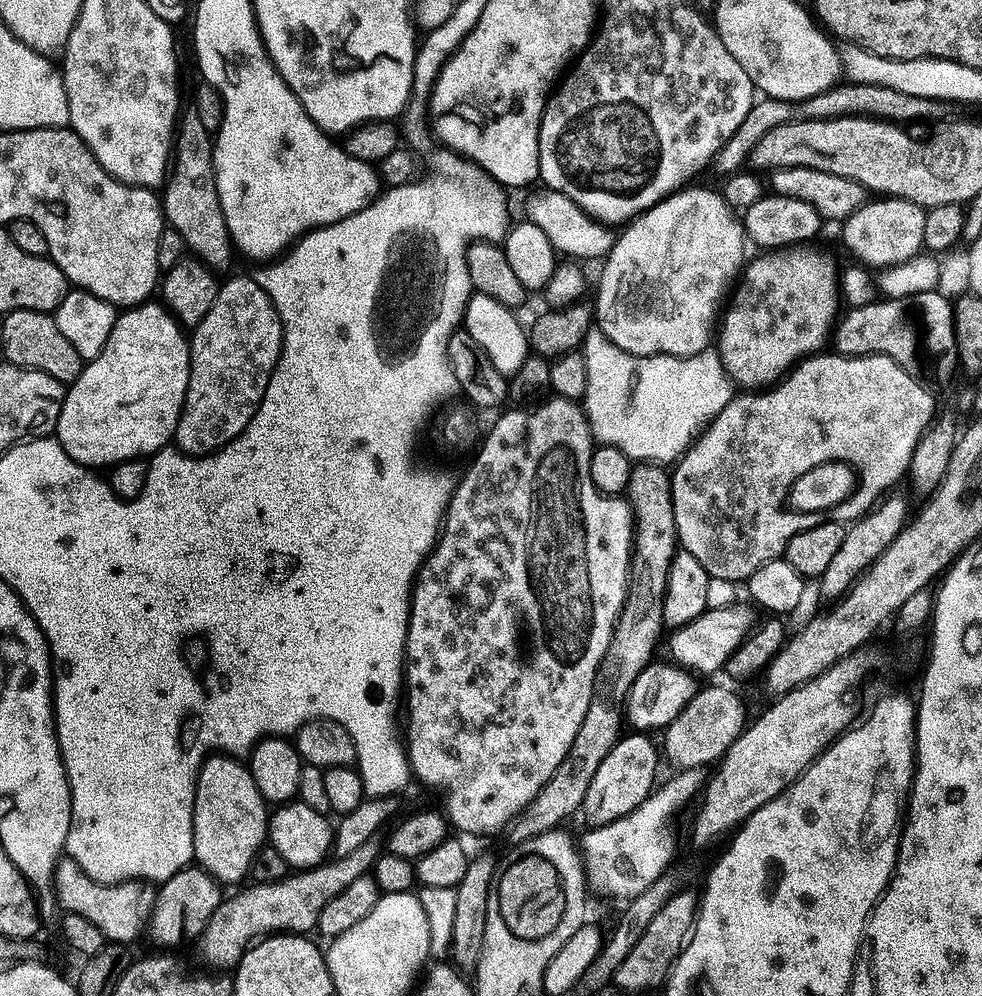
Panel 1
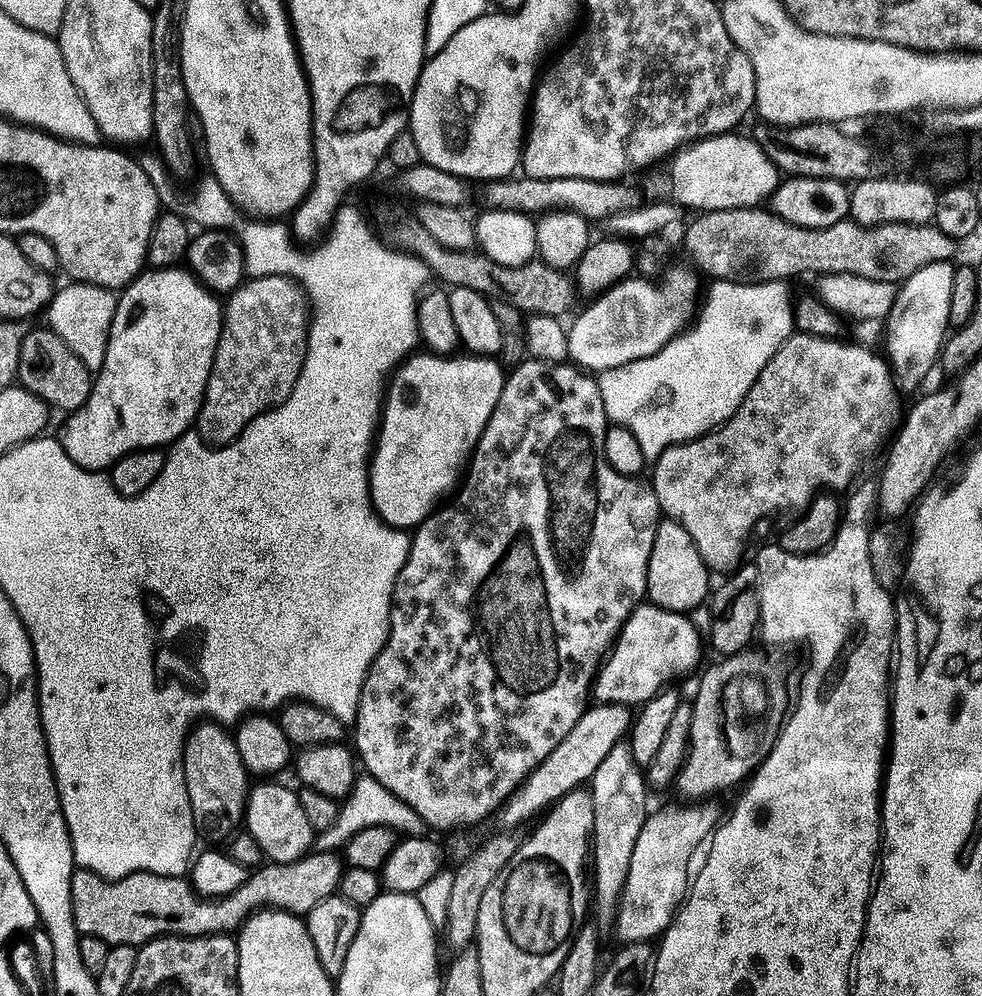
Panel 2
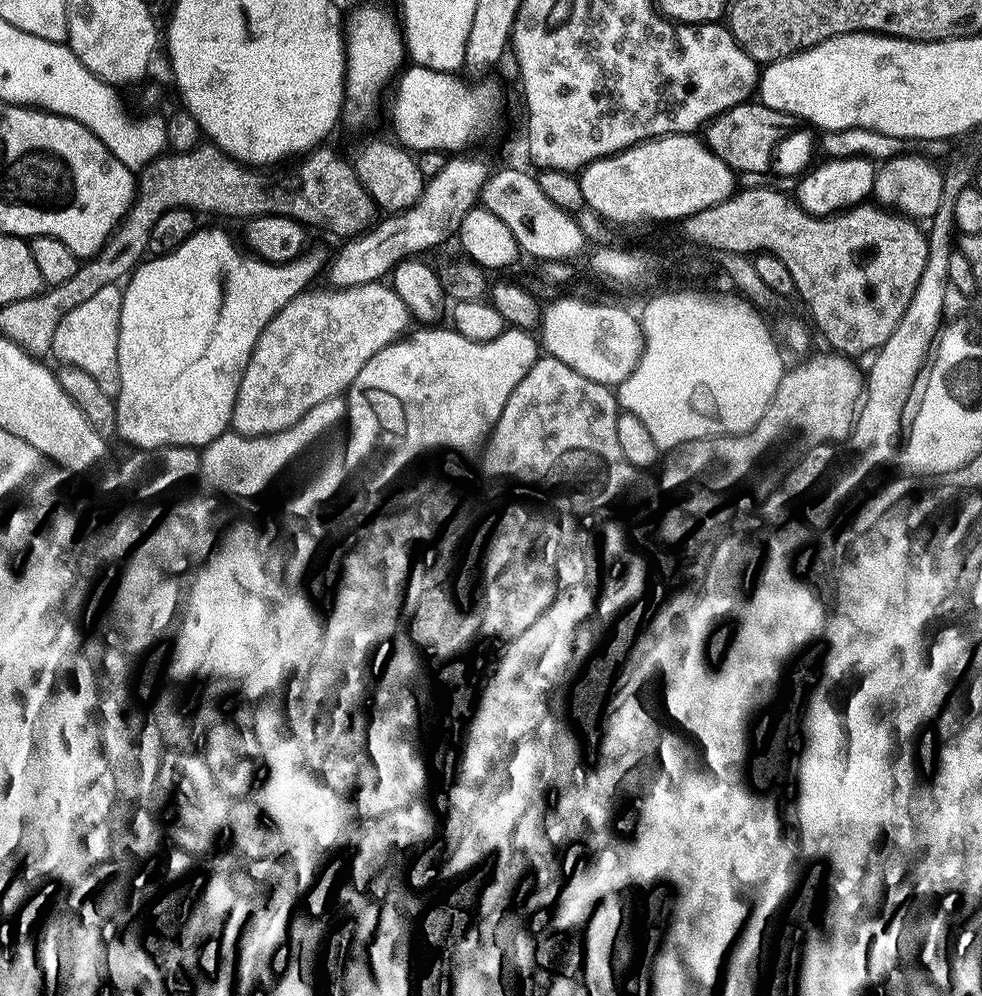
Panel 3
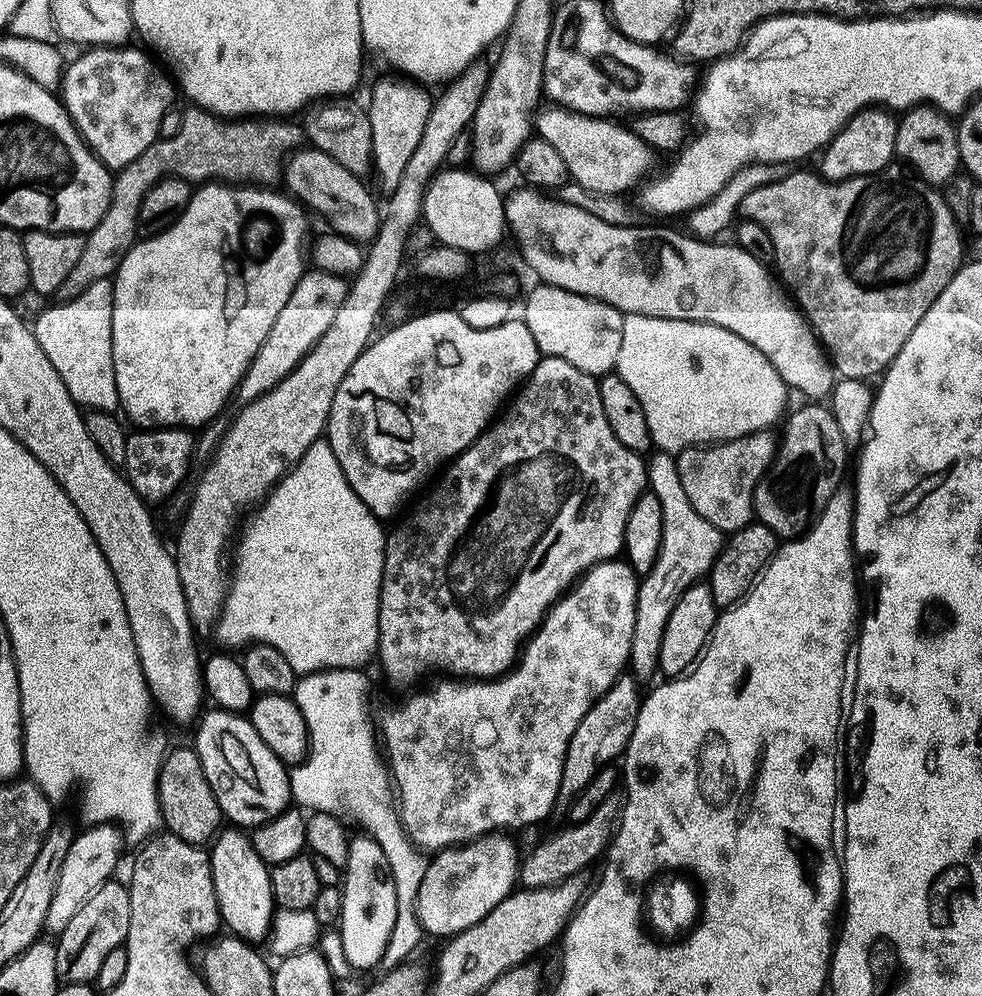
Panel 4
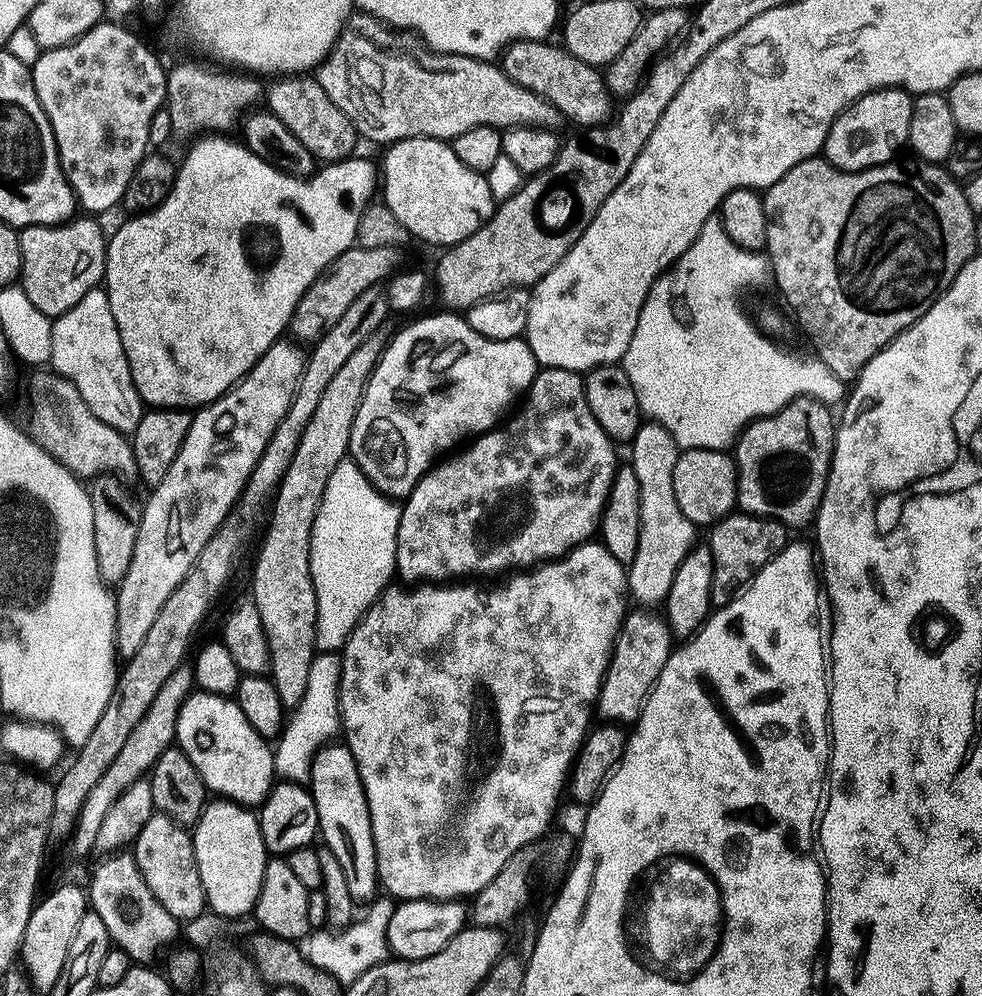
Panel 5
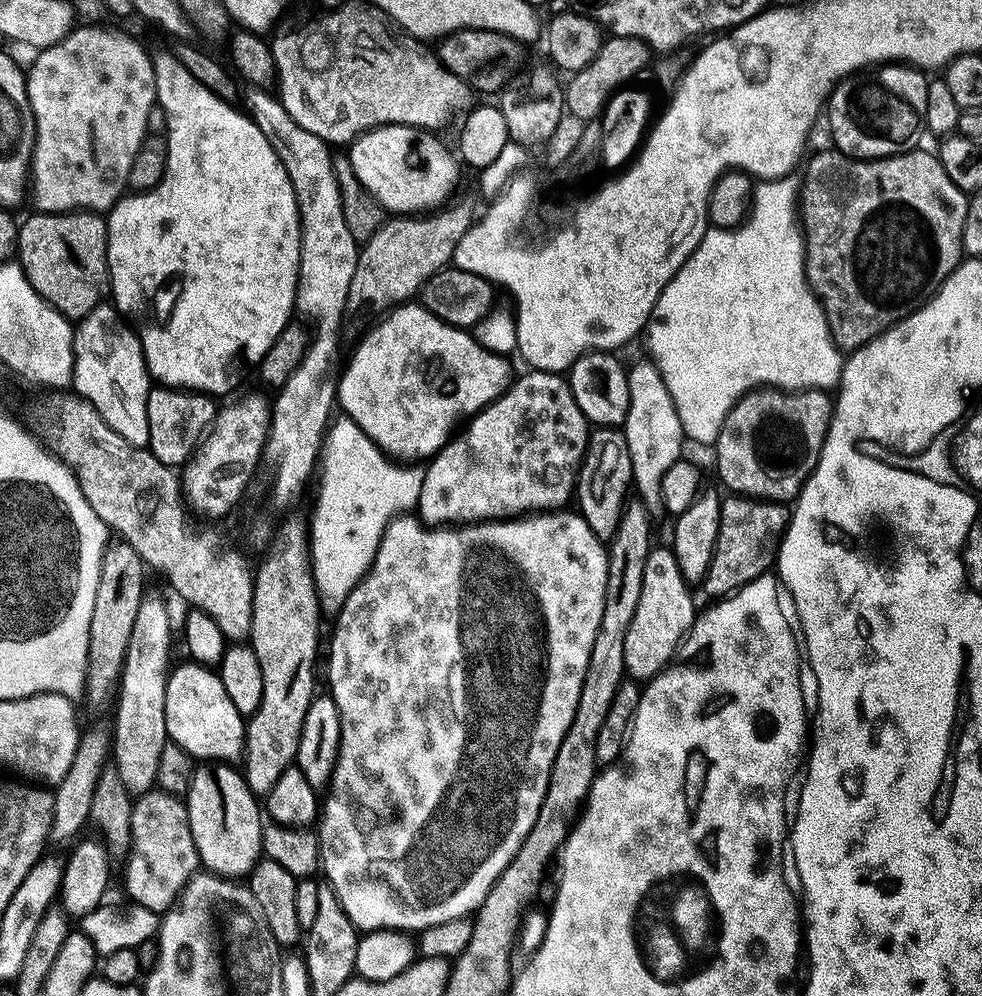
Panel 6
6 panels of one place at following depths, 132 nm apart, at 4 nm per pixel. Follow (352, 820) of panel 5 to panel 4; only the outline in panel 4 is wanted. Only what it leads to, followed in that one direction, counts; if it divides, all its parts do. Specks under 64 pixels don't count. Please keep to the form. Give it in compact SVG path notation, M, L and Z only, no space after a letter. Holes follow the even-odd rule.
M353 835L350 840L352 852L348 856L348 877L342 883L343 908L338 923L345 956L356 970L381 963L394 934L394 922L398 922L398 894L386 854L382 854L378 842L371 836L359 835Z

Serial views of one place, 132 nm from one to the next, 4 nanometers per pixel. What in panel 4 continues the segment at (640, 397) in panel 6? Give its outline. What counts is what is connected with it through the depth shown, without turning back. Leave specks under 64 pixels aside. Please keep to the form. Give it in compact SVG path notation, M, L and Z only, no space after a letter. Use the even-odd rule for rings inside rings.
M657 451L647 461L648 465L648 487L651 492L662 502L662 550L660 551L660 557L658 562L652 567L651 572L647 573L640 580L640 593L638 594L638 606L636 607L636 625L634 626L634 642L632 643L632 659L630 661L631 671L634 673L637 681L645 682L644 680L652 680L655 676L658 676L660 672L660 651L662 650L662 634L666 634L666 622L670 622L670 614L674 614L674 606L678 606L678 602L682 598L682 594L686 594L686 590L690 590L695 584L701 583L711 573L712 567L716 564L716 559L720 557L720 551L723 550L726 543L725 533L719 532L714 526L710 526L710 522L706 522L706 518L702 518L698 514L698 510L694 510L694 506L690 506L690 498L686 498L686 490L682 490L682 478L680 477L680 471L676 465L677 457L675 455Z

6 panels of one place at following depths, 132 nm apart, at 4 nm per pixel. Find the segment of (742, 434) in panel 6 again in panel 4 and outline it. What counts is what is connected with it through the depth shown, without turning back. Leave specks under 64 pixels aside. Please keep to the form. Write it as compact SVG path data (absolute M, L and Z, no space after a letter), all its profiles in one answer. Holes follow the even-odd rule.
M812 404L809 408L800 408L792 417L789 415L787 417L786 423L783 425L784 437L781 435L778 440L778 451L776 453L776 460L772 463L772 467L768 469L766 475L764 475L764 481L758 486L756 491L756 502L754 505L754 516L759 523L767 526L770 530L774 530L774 534L781 541L791 542L793 540L799 540L805 532L811 532L813 524L820 519L820 515L826 510L826 506L830 506L830 498L834 498L836 492L841 491L842 485L840 484L844 480L844 475L850 472L850 464L848 468L848 451L850 451L850 445L848 439L842 434L842 426L838 426L838 422L834 418L831 407L824 406L824 408L819 408L818 405Z

